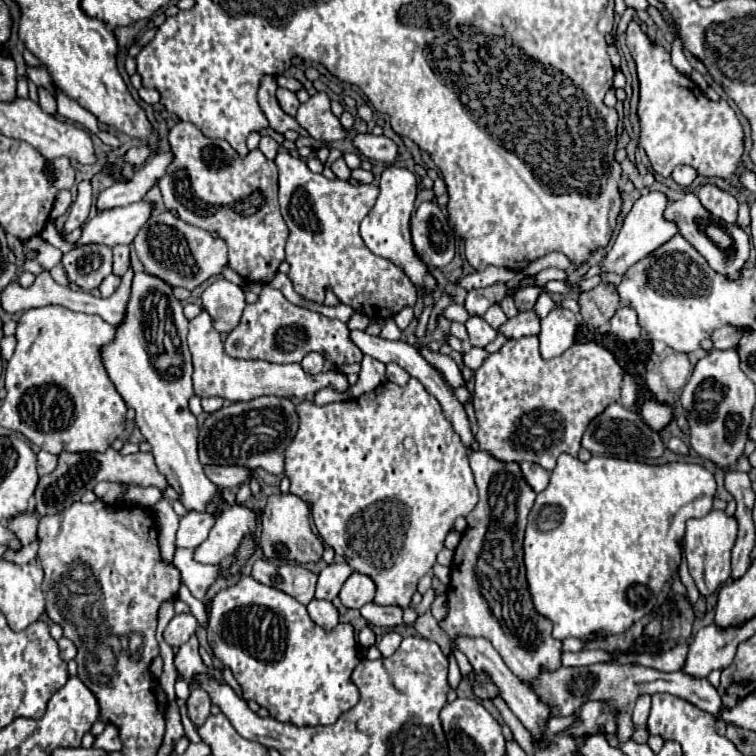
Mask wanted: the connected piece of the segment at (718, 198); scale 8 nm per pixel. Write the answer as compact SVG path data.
M704 185L698 189L698 199L702 205L714 215L720 217L726 223L736 223L736 211L738 211L738 201L728 193L718 189L716 185Z

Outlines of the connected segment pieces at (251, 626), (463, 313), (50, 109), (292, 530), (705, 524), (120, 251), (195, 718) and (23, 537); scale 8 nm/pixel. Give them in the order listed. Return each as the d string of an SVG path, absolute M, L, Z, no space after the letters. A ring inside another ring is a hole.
M242 573L238 583L212 597L206 631L214 657L232 671L244 691L244 699L256 701L282 723L292 723L296 727L332 725L340 713L358 703L358 689L350 683L350 673L360 663L356 657L358 643L354 641L354 627L340 623L334 631L324 631L308 617L306 605L298 603L284 591L258 583L252 575Z
M452 303L452 305L448 305L446 309L444 309L444 317L448 317L450 321L458 321L458 323L466 323L472 315L464 309L464 305L460 305L460 303Z
M38 87L38 99L40 99L38 103L40 103L42 111L46 111L50 115L56 113L56 99L54 99L54 95L46 87Z
M278 493L268 497L268 505L264 507L262 519L260 519L260 547L266 559L272 559L272 561L308 563L308 561L320 561L324 553L322 539L316 537L310 529L308 505L292 493ZM298 541L300 541L300 551L298 551Z
M710 511L706 517L690 519L686 523L684 553L686 553L690 575L702 597L712 595L730 577L730 553L736 541L736 533L738 533L736 517L726 515L724 511Z
M116 245L116 247L112 247L112 251L114 251L114 273L122 277L128 269L128 263L130 263L130 247Z
M190 681L190 697L186 699L186 707L188 707L188 717L196 727L204 725L206 717L210 715L210 703L212 701L208 697L208 691L200 689L196 681Z
M20 513L12 517L10 521L6 521L6 525L16 535L16 539L22 543L22 547L30 545L36 539L38 523L40 523L40 517L36 513Z

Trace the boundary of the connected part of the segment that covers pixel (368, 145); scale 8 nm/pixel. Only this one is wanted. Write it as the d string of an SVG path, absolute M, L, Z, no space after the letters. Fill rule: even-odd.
M366 133L366 135L356 135L354 137L354 145L370 159L376 159L376 161L384 161L384 163L394 163L400 155L398 151L398 145L388 139L388 137L376 137L372 133Z

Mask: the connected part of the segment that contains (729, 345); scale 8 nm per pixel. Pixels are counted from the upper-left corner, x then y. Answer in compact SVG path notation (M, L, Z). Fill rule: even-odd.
M720 327L714 331L712 341L716 343L716 349L736 349L738 341L742 337L742 331L736 327Z

